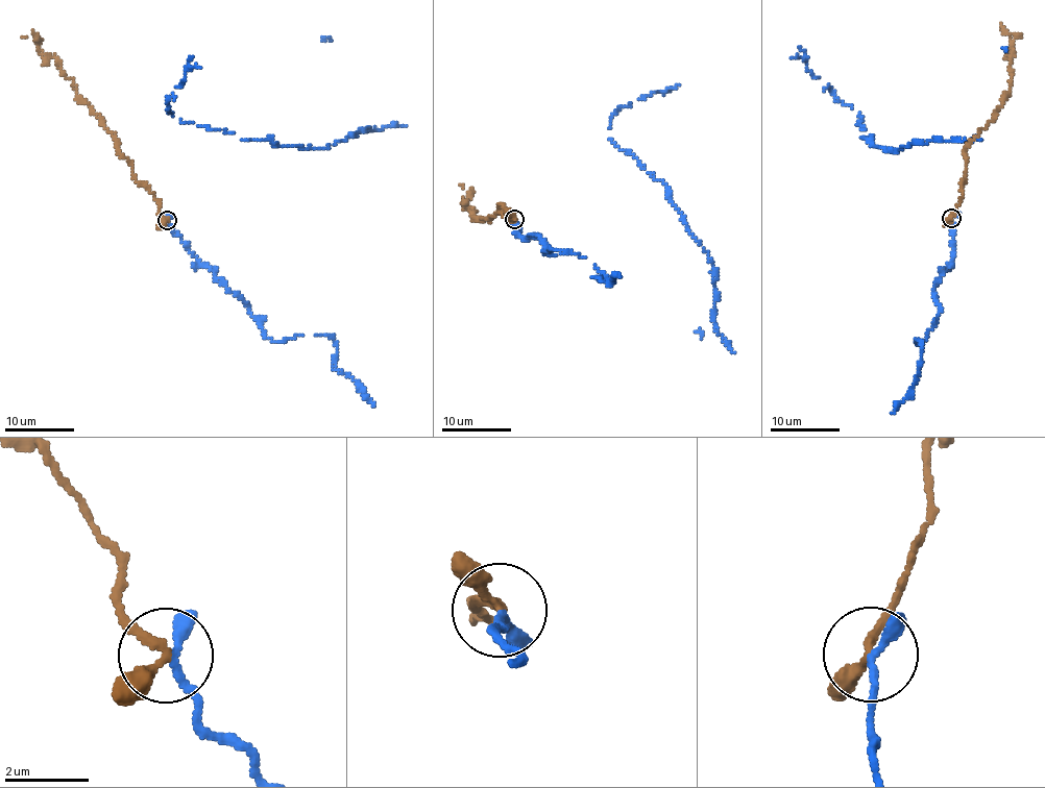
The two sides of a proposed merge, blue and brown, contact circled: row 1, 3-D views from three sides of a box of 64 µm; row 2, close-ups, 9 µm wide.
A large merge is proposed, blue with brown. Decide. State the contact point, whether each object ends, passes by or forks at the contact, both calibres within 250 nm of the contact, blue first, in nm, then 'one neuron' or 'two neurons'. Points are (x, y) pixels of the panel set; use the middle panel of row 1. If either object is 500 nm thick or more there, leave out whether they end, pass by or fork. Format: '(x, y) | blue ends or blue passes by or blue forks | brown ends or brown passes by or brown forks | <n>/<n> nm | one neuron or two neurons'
(514, 219) | blue passes by | brown passes by | 180/220 nm | one neuron

